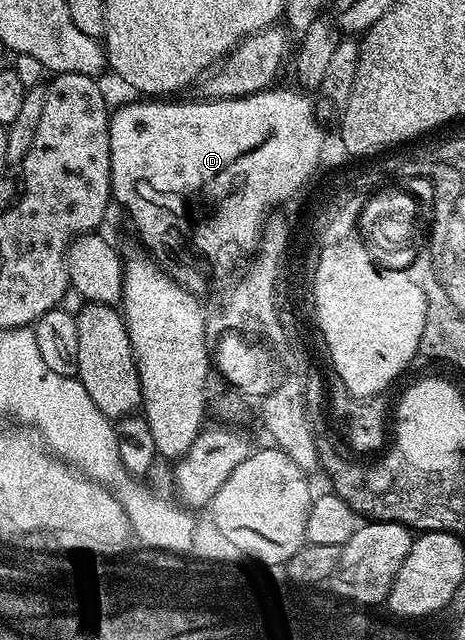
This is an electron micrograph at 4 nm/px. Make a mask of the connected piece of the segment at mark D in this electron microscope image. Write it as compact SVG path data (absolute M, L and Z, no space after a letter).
M270 87L253 93L249 97L219 97L216 99L200 99L201 101L181 101L177 99L137 99L122 109L114 108L109 118L109 166L113 187L111 197L125 209L138 237L147 247L146 252L155 262L185 289L194 288L197 265L205 265L209 259L226 260L229 254L237 251L241 241L239 232L243 223L254 224L265 208L265 202L280 201L293 190L306 187L314 180L322 150L322 132L319 129L318 110L313 110L313 101L308 92L300 88L277 89Z

